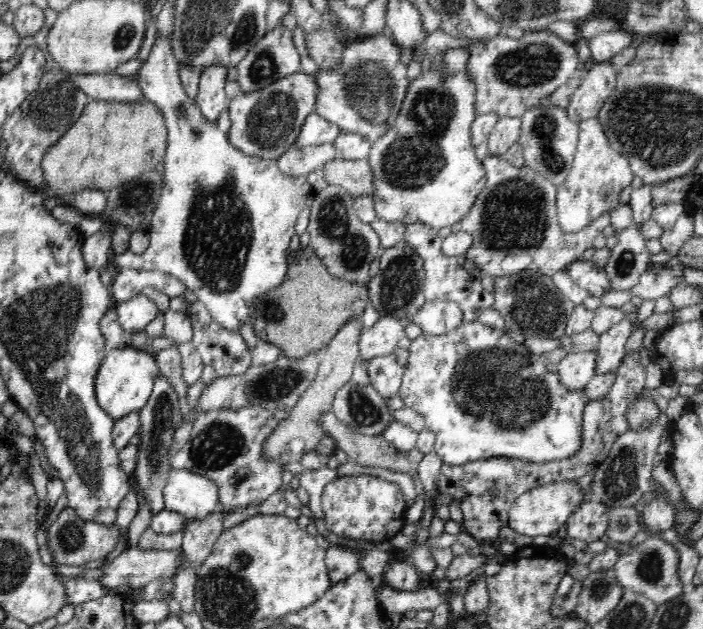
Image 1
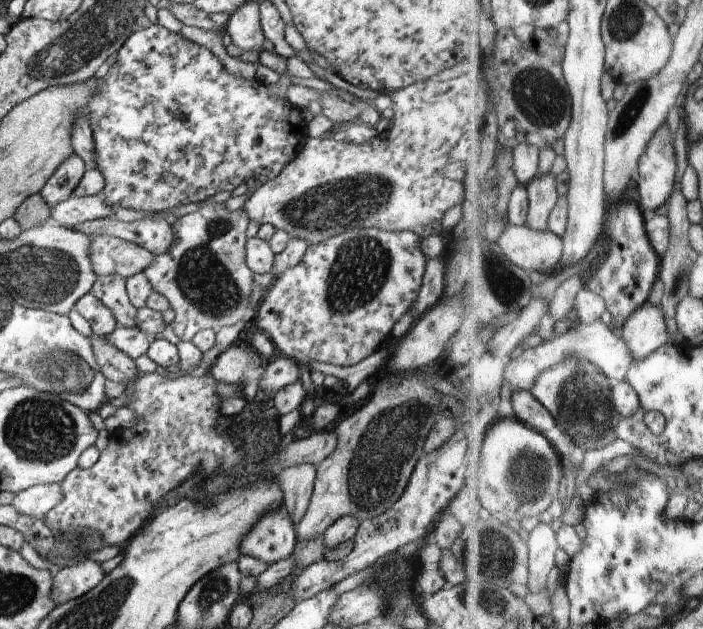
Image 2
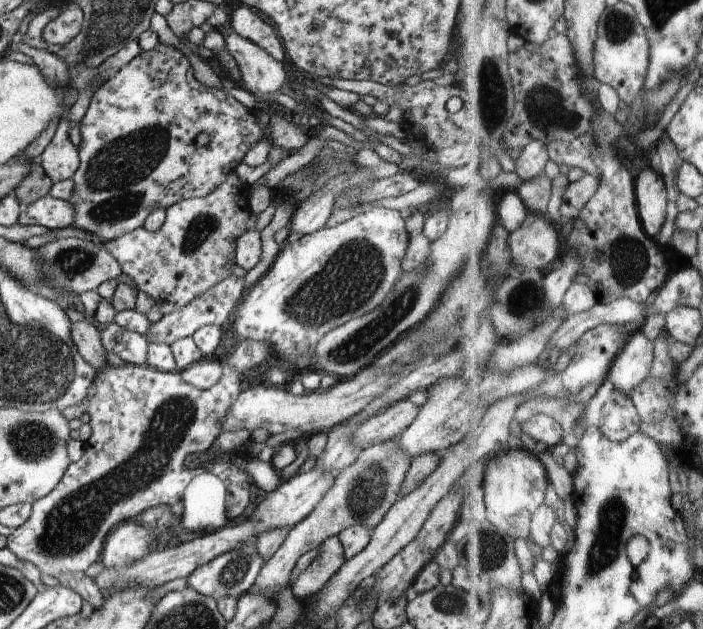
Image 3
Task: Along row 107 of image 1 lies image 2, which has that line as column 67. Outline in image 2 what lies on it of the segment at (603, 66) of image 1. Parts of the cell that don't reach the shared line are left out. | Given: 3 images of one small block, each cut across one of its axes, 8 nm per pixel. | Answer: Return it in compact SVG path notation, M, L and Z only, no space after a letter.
M88 558L74 566L60 568L53 574L51 600L58 607L82 597L94 589L104 576L100 564Z

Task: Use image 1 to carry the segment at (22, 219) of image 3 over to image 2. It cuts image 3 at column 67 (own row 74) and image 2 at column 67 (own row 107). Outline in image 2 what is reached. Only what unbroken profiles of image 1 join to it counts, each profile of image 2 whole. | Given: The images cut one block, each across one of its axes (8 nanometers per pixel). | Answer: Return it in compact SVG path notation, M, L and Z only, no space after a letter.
M100 195L88 197L69 197L66 201L60 202L51 210L51 221L71 229L72 226L80 225L87 221L104 219L114 213Z

